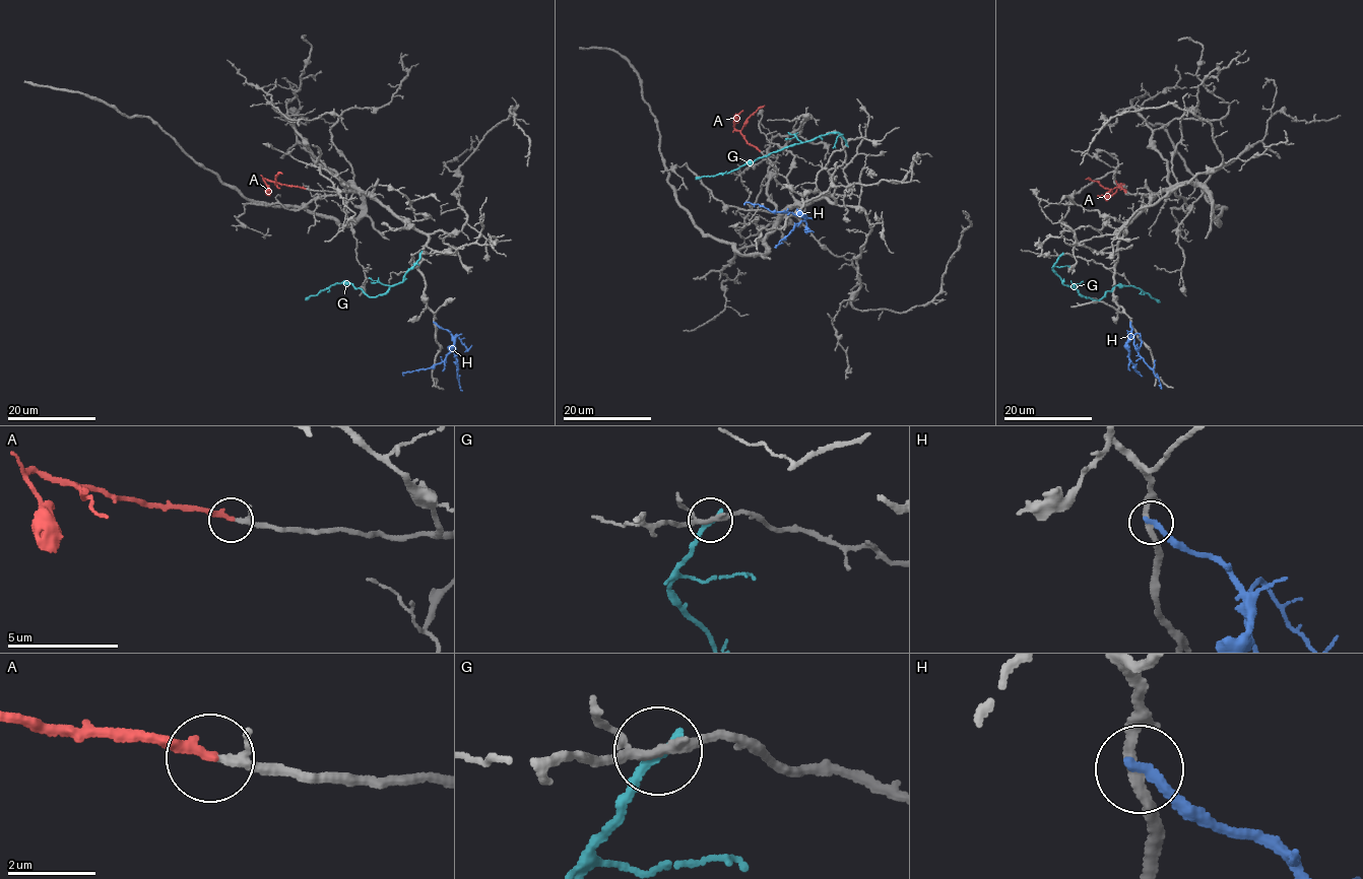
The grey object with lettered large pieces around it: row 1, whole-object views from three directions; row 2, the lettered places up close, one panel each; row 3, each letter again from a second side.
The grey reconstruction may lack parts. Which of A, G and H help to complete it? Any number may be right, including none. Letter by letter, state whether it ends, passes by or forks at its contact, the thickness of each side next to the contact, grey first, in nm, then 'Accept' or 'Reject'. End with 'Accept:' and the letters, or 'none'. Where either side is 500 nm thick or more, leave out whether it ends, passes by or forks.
A: It ends there. Thickness 170 nm (grey) against 240 nm. Accept
G: It ends there. Thickness 190 nm (grey) against 280 nm. Reject
H: It ends there. Thickness 240 nm (grey) against 280 nm. Reject
Accept: A

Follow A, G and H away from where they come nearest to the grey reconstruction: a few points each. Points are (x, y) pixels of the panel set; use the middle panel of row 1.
A: (759, 151), (749, 144), (740, 131), (745, 120), (765, 105)
G: (846, 143), (840, 135), (829, 133), (758, 157), (735, 170), (696, 180)
H: (797, 210), (804, 217), (791, 212), (773, 212), (757, 203), (743, 205)

